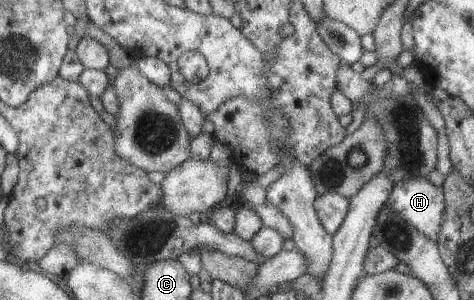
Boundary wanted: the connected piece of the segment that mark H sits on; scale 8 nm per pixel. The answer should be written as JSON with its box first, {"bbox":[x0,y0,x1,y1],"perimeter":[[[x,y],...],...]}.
{"bbox":[385,177,446,244],"perimeter":[[[411,177],[396,182],[385,205],[436,244],[446,205],[440,186],[432,184],[427,177]]]}

